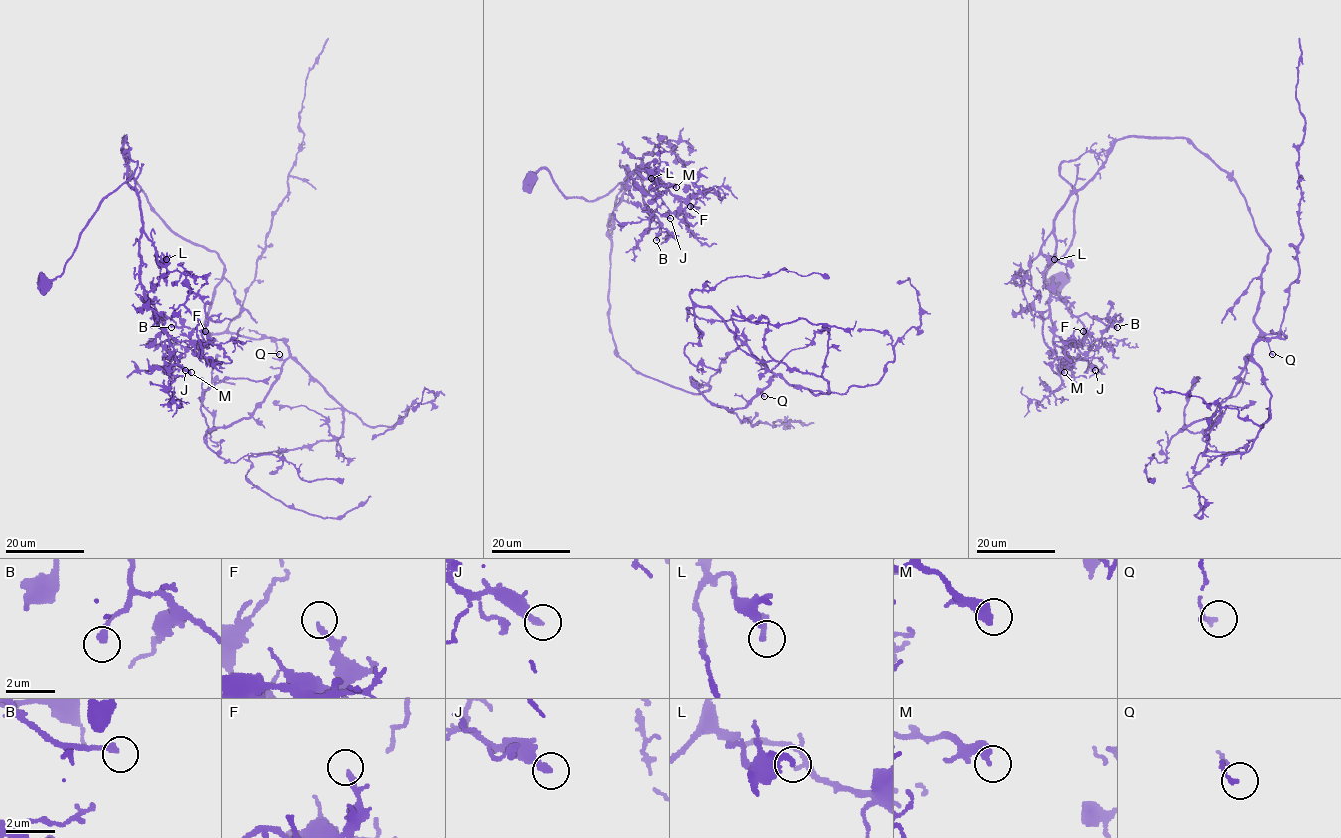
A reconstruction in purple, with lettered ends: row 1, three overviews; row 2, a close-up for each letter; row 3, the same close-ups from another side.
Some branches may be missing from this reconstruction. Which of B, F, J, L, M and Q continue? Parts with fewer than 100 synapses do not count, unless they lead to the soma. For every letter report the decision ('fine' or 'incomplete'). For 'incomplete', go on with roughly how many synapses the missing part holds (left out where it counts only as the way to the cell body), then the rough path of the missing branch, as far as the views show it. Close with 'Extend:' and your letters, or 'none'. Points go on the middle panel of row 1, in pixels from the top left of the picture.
B: fine
F: fine
J: fine
L: fine
M: incomplete; 120 synapses; course (676, 187), (684, 162), (681, 157), (699, 135)
Q: fine
Extend: M

